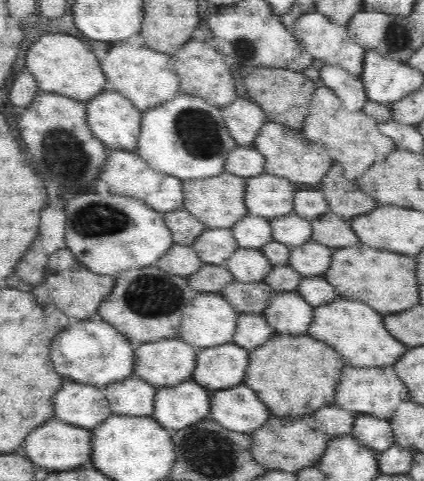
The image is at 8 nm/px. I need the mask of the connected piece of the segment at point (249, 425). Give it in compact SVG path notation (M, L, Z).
M242 385L213 391L209 414L224 428L236 432L252 432L270 418L260 398Z

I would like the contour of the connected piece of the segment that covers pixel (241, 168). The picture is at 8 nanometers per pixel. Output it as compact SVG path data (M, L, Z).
M240 146L227 154L224 170L250 178L265 172L265 158L254 146Z

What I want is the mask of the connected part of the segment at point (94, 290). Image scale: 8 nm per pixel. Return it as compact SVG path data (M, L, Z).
M68 248L49 255L44 280L40 283L49 296L49 304L76 320L94 316L108 293L114 288L115 275L100 275L80 264Z

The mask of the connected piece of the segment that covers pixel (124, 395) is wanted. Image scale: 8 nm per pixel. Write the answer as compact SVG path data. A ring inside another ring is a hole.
M130 376L124 380L107 385L105 396L111 410L132 416L152 414L157 387L140 377Z

